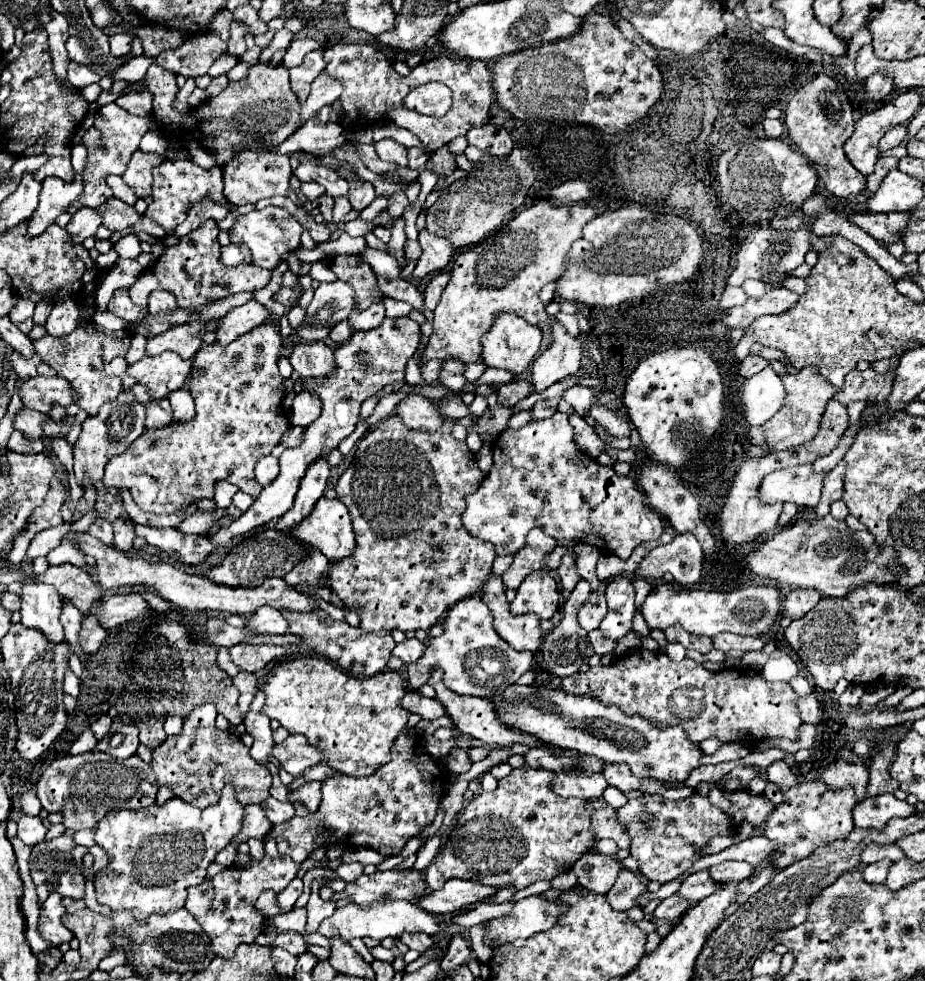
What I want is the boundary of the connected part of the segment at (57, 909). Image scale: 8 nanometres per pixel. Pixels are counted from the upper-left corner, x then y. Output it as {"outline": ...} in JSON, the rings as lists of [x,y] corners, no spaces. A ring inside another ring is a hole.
{"outline":[[[50,893],[48,899],[42,903],[42,909],[40,909],[38,931],[52,945],[60,945],[60,943],[70,941],[74,937],[72,931],[68,931],[62,923],[64,913],[66,913],[66,907],[62,905],[62,895]]]}

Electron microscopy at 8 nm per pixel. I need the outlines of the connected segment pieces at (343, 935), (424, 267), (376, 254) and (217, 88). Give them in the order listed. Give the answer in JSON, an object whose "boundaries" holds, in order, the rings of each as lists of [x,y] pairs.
{"boundaries":[[[[378,901],[378,905],[370,905],[364,909],[354,903],[348,903],[336,909],[332,917],[324,919],[318,927],[318,933],[330,939],[334,937],[334,929],[338,931],[338,937],[346,943],[354,937],[372,937],[372,939],[382,941],[384,937],[400,937],[400,933],[404,931],[422,931],[426,935],[440,933],[440,925],[436,923],[436,919],[430,913],[426,913],[420,905],[410,903],[410,901]]],[[[428,229],[420,231],[418,241],[422,247],[422,257],[418,259],[418,265],[412,273],[416,279],[422,279],[424,275],[434,273],[434,271],[442,271],[456,253],[452,241],[436,235],[436,233],[430,233]]],[[[368,247],[362,257],[366,257],[366,261],[370,261],[374,273],[378,277],[386,277],[386,279],[400,279],[400,273],[402,273],[402,267],[400,263],[386,251],[378,251],[378,249],[372,249]]],[[[226,75],[214,77],[214,79],[212,79],[212,83],[210,83],[210,85],[208,85],[208,89],[206,89],[206,95],[208,95],[208,97],[216,97],[216,95],[220,95],[227,86],[228,79],[226,79]]]]}

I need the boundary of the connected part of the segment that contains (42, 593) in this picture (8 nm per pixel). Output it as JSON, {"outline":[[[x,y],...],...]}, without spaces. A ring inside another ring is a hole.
{"outline":[[[28,581],[22,585],[22,625],[40,629],[50,637],[50,641],[62,641],[64,631],[60,625],[60,611],[62,611],[62,597],[58,595],[54,585],[34,583]]]}

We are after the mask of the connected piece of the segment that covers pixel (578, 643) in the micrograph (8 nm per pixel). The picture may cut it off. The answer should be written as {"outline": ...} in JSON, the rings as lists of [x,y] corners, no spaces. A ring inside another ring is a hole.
{"outline":[[[580,579],[578,585],[574,587],[572,595],[568,597],[568,601],[564,603],[564,617],[562,621],[544,637],[544,643],[542,643],[542,655],[544,655],[544,661],[548,665],[548,669],[558,675],[558,677],[568,677],[570,673],[576,673],[582,665],[588,665],[590,657],[594,655],[594,649],[588,641],[588,633],[578,625],[578,619],[576,619],[576,613],[580,611],[580,607],[586,603],[586,599],[590,597],[592,589],[590,589],[590,583],[586,579]]]}

